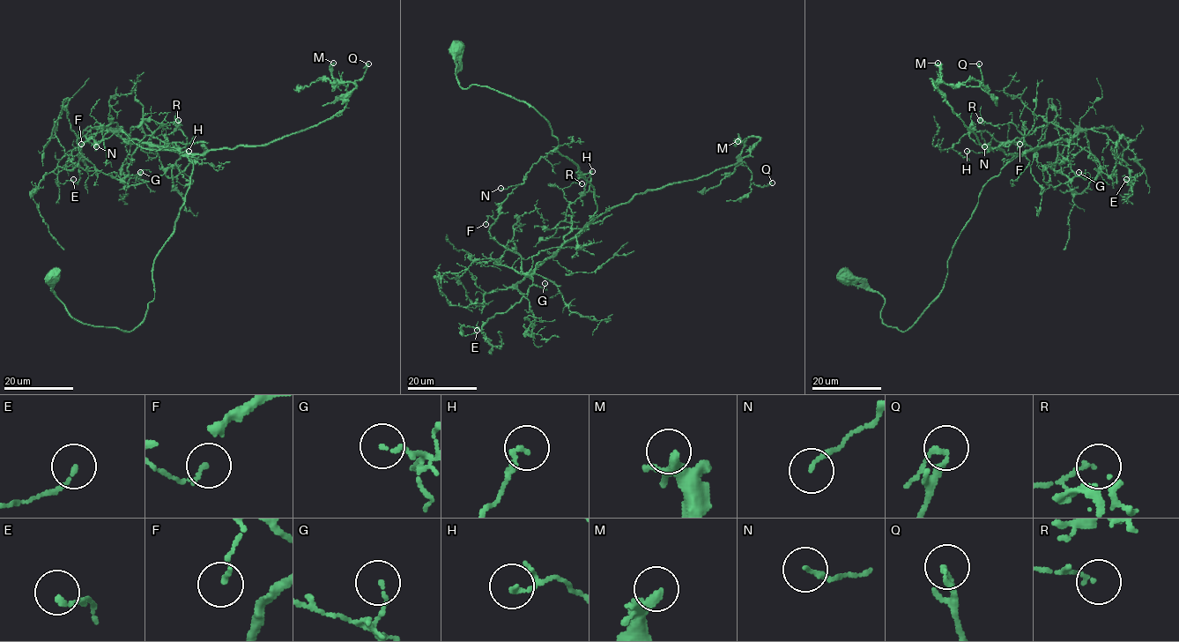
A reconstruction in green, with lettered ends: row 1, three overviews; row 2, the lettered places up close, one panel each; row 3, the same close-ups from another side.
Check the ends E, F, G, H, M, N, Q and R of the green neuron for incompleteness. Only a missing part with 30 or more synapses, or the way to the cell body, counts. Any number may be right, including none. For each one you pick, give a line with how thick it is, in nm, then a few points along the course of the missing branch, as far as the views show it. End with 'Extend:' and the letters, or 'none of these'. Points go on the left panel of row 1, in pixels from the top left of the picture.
M: calibre 200 nm; course (333, 63), (322, 69), (312, 108), (270, 148), (258, 149), (251, 142), (227, 138), (220, 142)
Extend: M

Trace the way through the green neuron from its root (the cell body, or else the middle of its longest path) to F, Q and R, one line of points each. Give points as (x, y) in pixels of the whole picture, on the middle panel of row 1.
F: (455, 48), (457, 83), (530, 104), (596, 205), (527, 274), (490, 235), (495, 220), (485, 224)
Q: (455, 48), (463, 88), (548, 121), (592, 218), (735, 165), (749, 137), (740, 162), (772, 182)
R: (455, 48), (457, 83), (530, 104), (593, 187), (596, 212), (566, 241), (563, 189), (582, 183)

